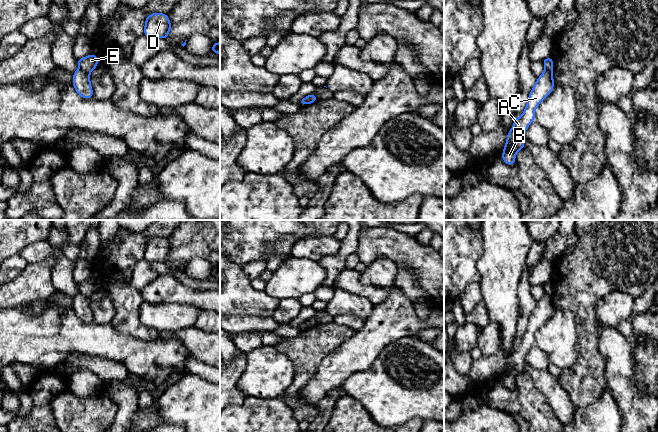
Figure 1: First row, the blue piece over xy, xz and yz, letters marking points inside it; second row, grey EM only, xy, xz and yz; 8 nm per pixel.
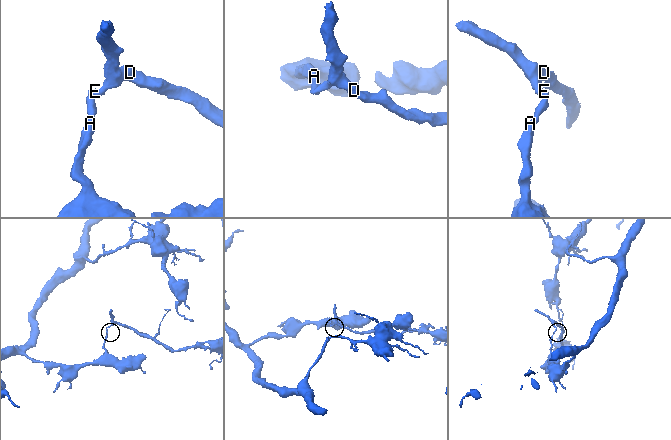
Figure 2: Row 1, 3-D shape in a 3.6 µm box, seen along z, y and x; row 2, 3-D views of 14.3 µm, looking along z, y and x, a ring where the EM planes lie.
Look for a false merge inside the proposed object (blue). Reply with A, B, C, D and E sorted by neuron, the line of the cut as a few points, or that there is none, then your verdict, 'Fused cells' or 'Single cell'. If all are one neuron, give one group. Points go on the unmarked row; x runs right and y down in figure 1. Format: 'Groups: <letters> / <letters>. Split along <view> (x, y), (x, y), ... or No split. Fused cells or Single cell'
Groups: A B C / D E. Split along xy (79, 292), (88, 297). Fused cells

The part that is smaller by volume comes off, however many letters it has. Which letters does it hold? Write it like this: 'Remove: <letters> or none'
Remove: D, E

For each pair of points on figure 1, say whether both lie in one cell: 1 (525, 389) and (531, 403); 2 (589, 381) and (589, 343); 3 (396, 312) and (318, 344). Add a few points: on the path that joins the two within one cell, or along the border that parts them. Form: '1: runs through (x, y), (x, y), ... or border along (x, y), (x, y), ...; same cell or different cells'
1: runs through (525, 392), (525, 397), (528, 400); same cell
2: runs through (589, 372), (591, 367), (589, 352); same cell
3: border along (356, 332), (337, 347); different cells

